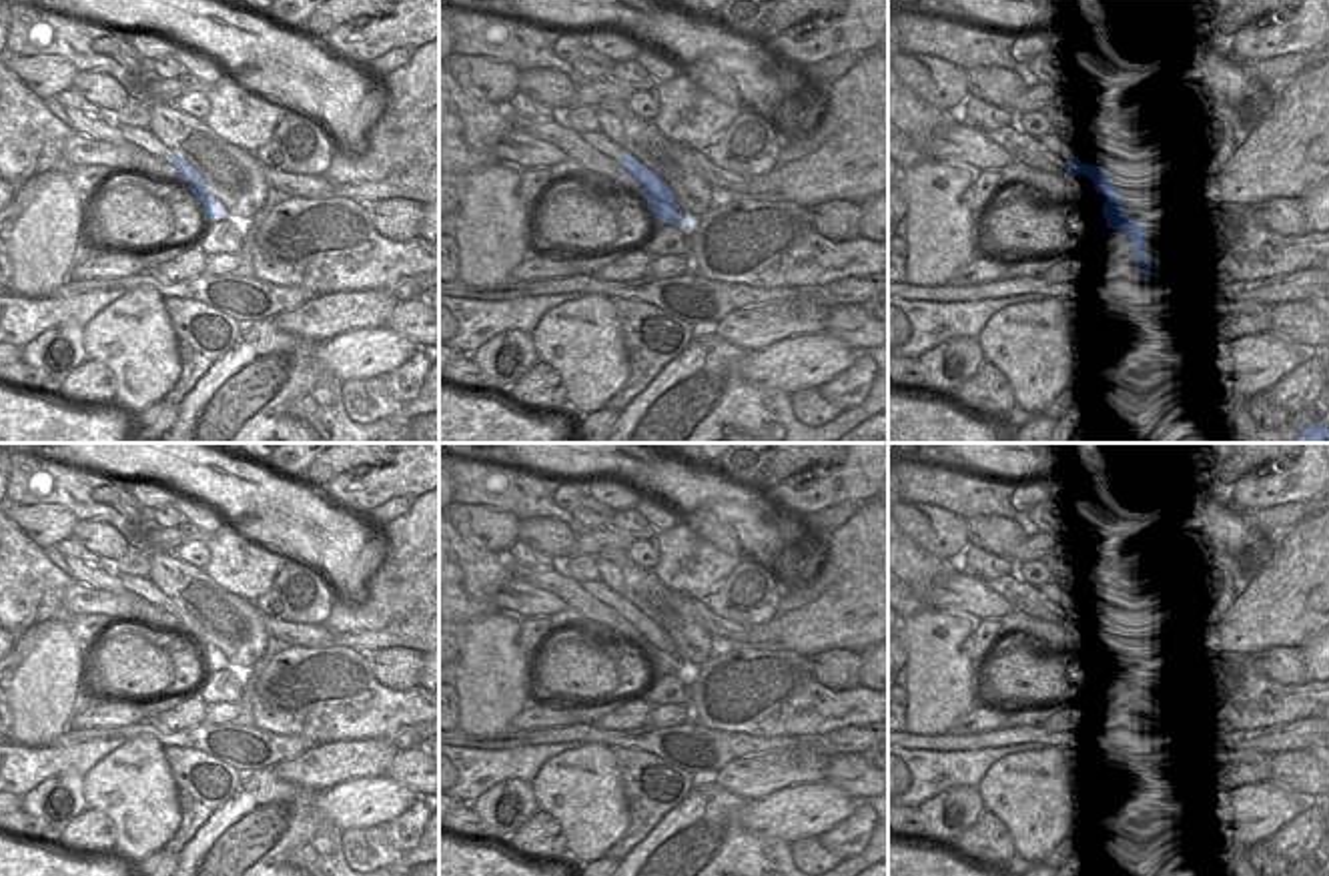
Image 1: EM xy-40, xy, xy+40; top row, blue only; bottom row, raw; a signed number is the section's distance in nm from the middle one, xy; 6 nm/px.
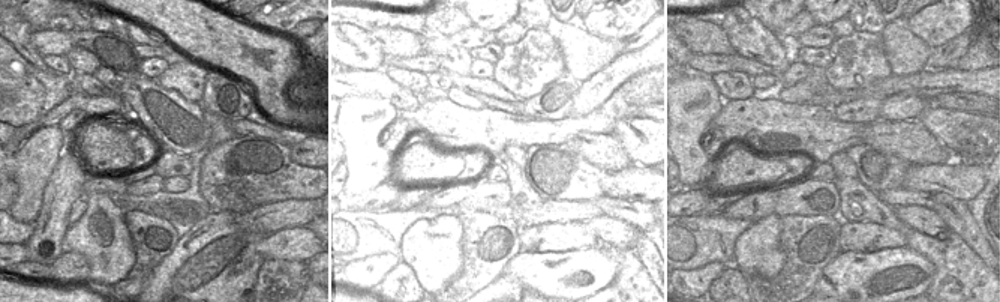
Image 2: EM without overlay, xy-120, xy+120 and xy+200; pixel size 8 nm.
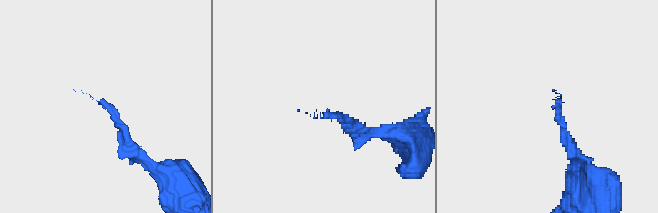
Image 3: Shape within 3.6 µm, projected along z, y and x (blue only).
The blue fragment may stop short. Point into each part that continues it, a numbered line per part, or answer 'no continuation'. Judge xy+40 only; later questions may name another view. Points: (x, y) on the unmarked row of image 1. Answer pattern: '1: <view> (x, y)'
1: xy+40 (1025, 598)

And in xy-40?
1: xy-40 (103, 578)

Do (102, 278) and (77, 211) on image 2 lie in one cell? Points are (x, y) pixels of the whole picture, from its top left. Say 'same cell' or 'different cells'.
different cells

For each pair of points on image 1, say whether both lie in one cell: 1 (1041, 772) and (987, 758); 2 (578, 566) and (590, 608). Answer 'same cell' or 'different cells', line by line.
1: different cells
2: different cells

